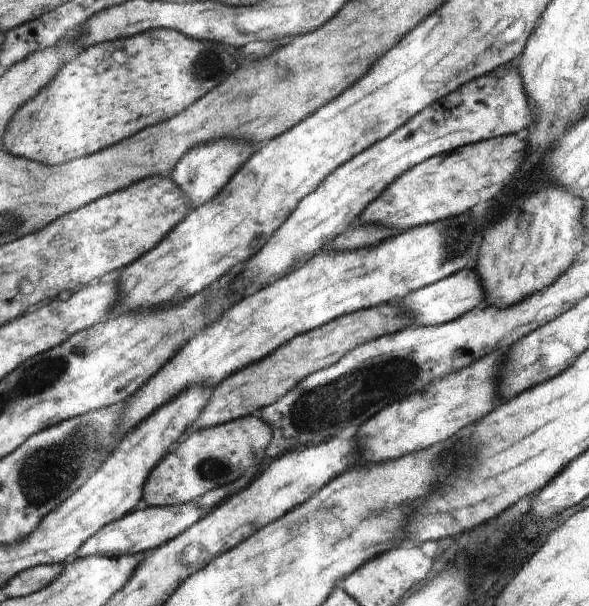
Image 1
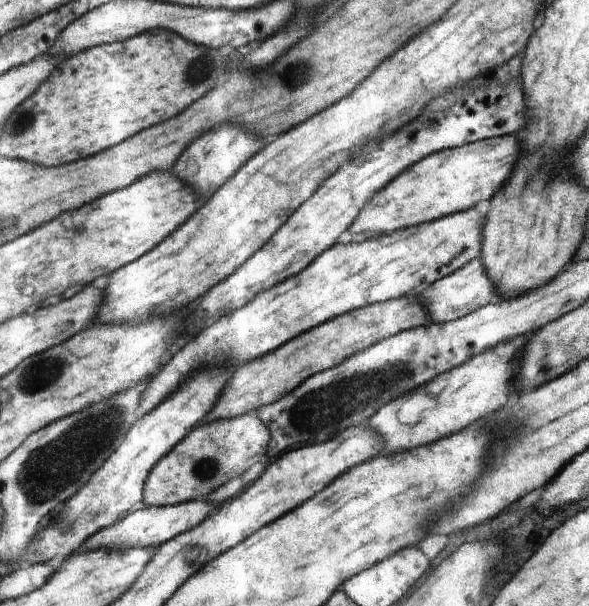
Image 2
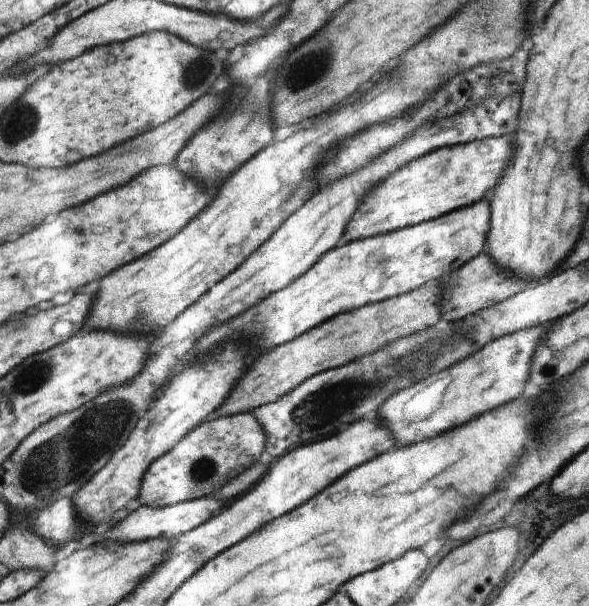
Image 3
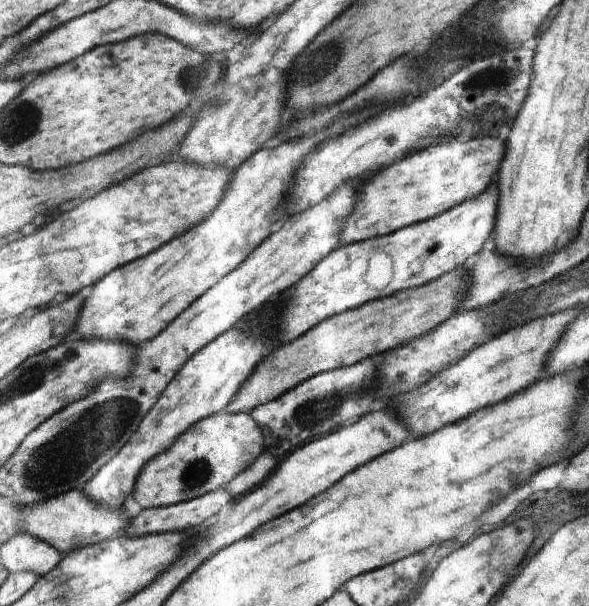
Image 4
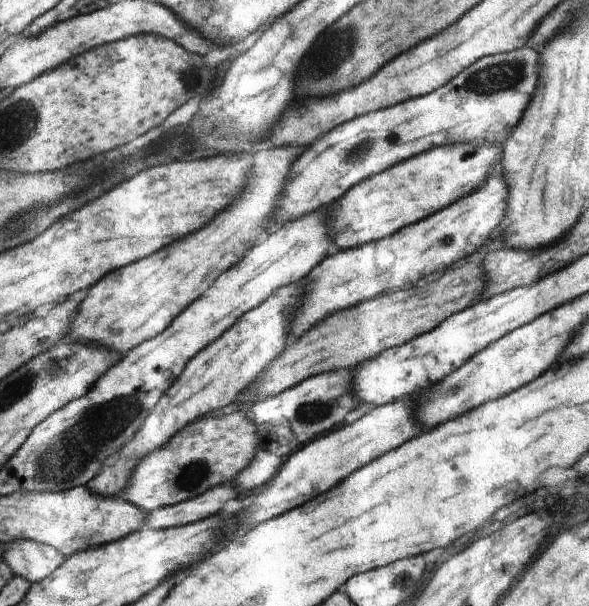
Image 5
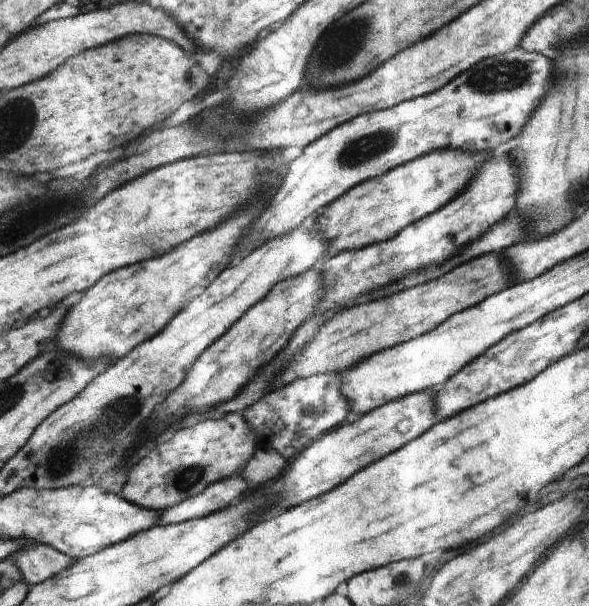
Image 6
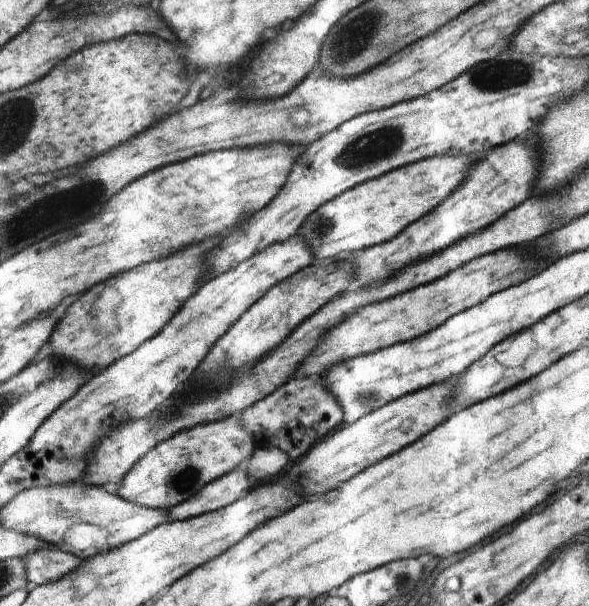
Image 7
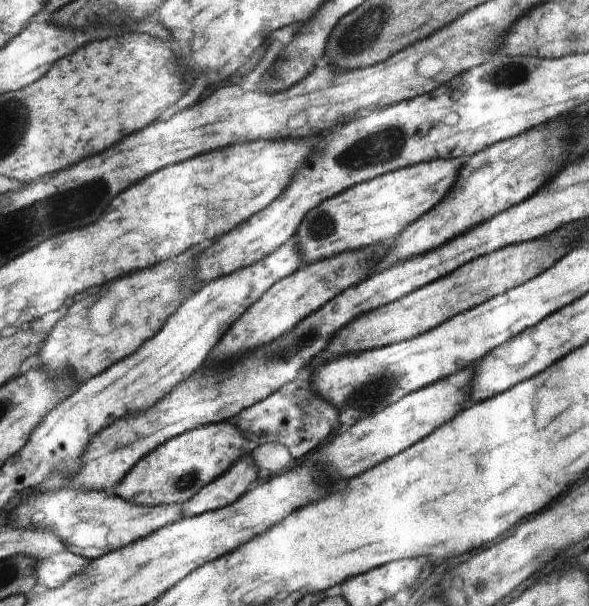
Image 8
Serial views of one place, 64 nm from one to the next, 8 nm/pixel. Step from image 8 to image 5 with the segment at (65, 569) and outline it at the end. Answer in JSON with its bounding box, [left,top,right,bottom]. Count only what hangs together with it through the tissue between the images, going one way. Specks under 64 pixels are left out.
[4,539,67,583]

